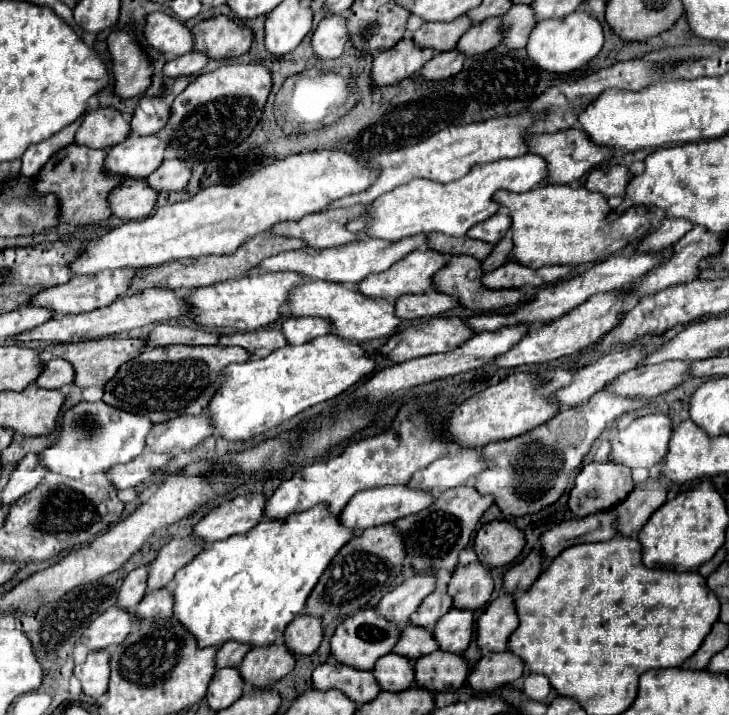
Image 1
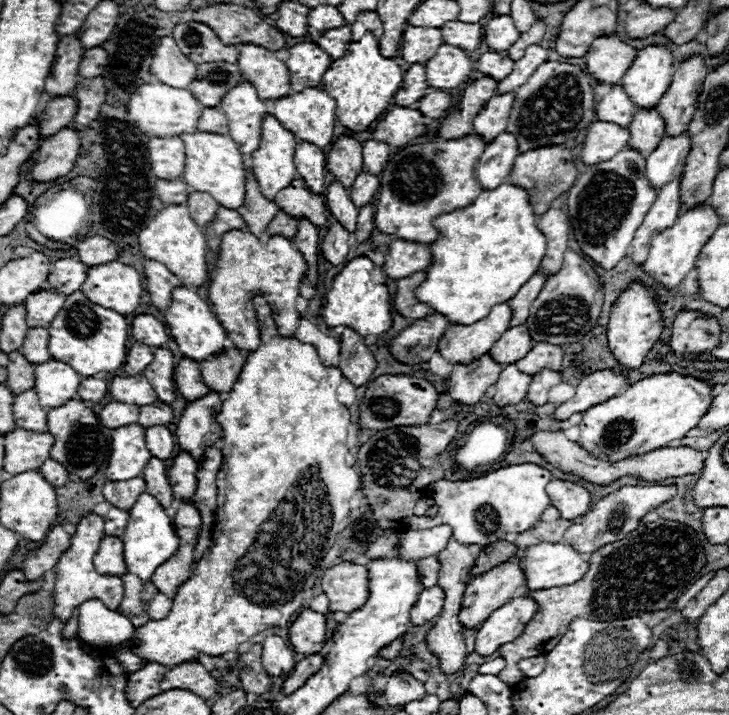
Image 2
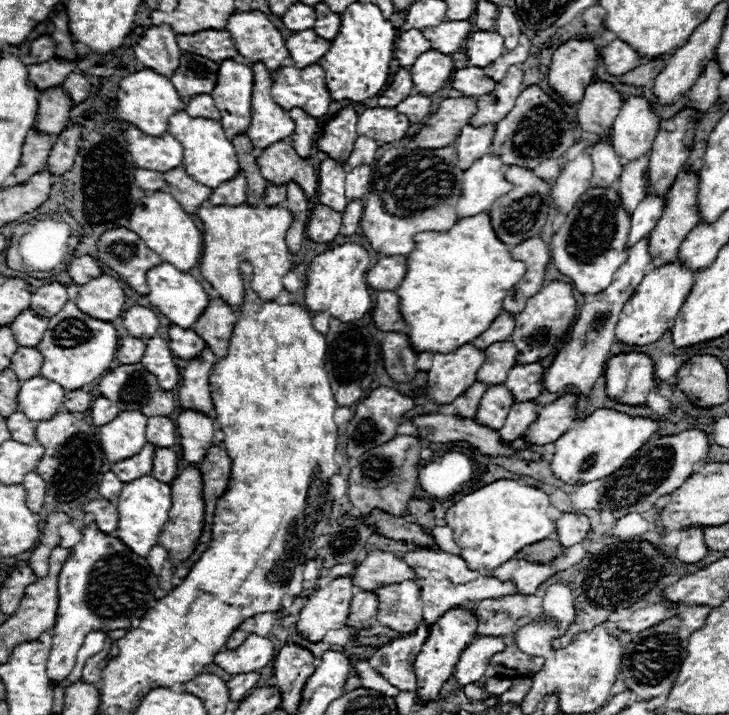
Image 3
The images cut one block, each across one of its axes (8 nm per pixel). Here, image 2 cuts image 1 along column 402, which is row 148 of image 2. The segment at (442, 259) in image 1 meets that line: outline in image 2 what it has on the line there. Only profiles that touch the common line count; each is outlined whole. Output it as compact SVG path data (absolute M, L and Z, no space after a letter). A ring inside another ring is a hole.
M268 114L262 124L260 148L252 154L252 172L266 198L274 200L274 196L298 176L292 162L294 148L296 136Z

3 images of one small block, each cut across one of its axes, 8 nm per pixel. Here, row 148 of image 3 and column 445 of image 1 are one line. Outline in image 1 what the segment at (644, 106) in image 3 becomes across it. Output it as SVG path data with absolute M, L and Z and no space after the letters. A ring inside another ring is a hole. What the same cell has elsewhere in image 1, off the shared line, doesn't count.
M452 608L444 614L434 626L434 638L440 644L440 650L462 654L472 642L474 632L474 610Z

